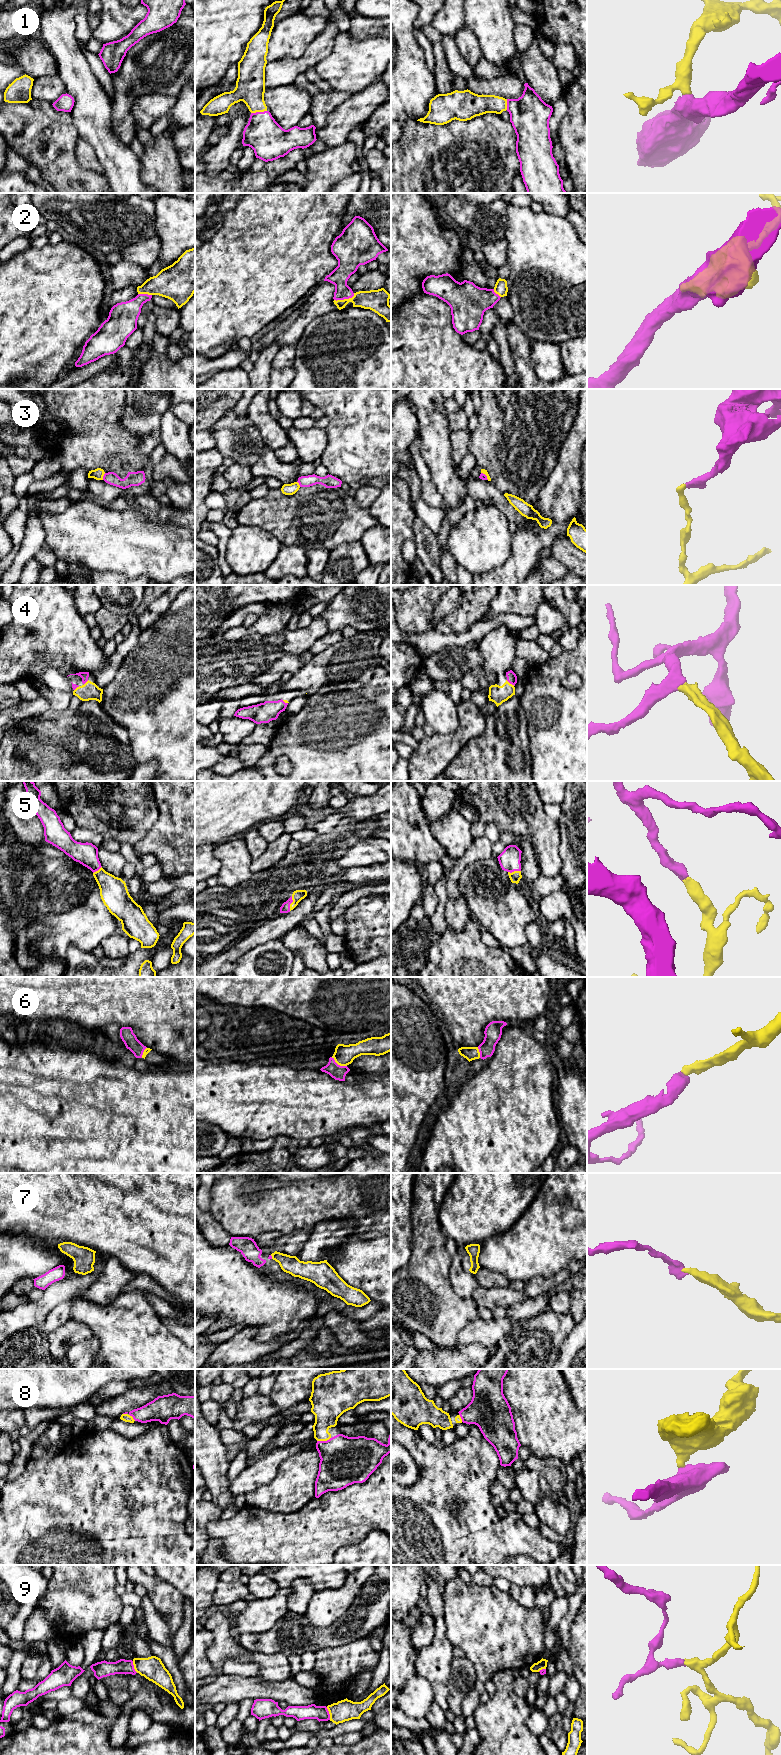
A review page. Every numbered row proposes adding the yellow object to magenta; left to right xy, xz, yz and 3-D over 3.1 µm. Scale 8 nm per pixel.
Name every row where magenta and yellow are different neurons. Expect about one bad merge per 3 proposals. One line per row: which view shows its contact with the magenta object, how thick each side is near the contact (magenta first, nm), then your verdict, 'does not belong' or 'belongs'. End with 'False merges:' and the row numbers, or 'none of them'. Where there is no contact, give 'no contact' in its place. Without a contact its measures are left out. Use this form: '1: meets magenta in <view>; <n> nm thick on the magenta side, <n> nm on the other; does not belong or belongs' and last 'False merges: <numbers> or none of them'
1: meets magenta in xz; 300 nm thick on the magenta side, 240 nm on the other; belongs
2: meets magenta in xz; 150 nm thick on the magenta side, 170 nm on the other; belongs
3: meets magenta in xy; 110 nm thick on the magenta side, 90 nm on the other; does not belong
4: meets magenta in yz; 80 nm thick on the magenta side, 140 nm on the other; belongs
5: meets magenta in xz; 80 nm thick on the magenta side, 90 nm on the other; belongs
6: meets magenta in xz; 120 nm thick on the magenta side, 160 nm on the other; belongs
7: meets magenta in xz; 30 nm thick on the magenta side, 140 nm on the other; does not belong
8: meets magenta in xz; 380 nm thick on the magenta side, 200 nm on the other; belongs
9: meets magenta in xz; 120 nm thick on the magenta side, 170 nm on the other; does not belong
False merges: 3, 7, 9

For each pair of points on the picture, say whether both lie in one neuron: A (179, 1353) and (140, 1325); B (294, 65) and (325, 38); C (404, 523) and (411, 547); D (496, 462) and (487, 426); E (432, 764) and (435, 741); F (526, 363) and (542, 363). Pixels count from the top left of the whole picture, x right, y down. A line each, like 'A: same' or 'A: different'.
A: same
B: same
C: different
D: same
E: same
F: different

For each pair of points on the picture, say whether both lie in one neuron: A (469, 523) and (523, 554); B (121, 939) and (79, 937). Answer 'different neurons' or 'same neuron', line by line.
A: different neurons
B: different neurons

